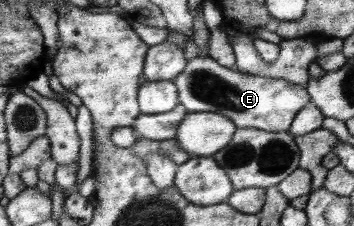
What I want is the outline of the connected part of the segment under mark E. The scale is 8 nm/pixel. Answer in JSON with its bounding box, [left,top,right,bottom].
[173,55,310,131]

